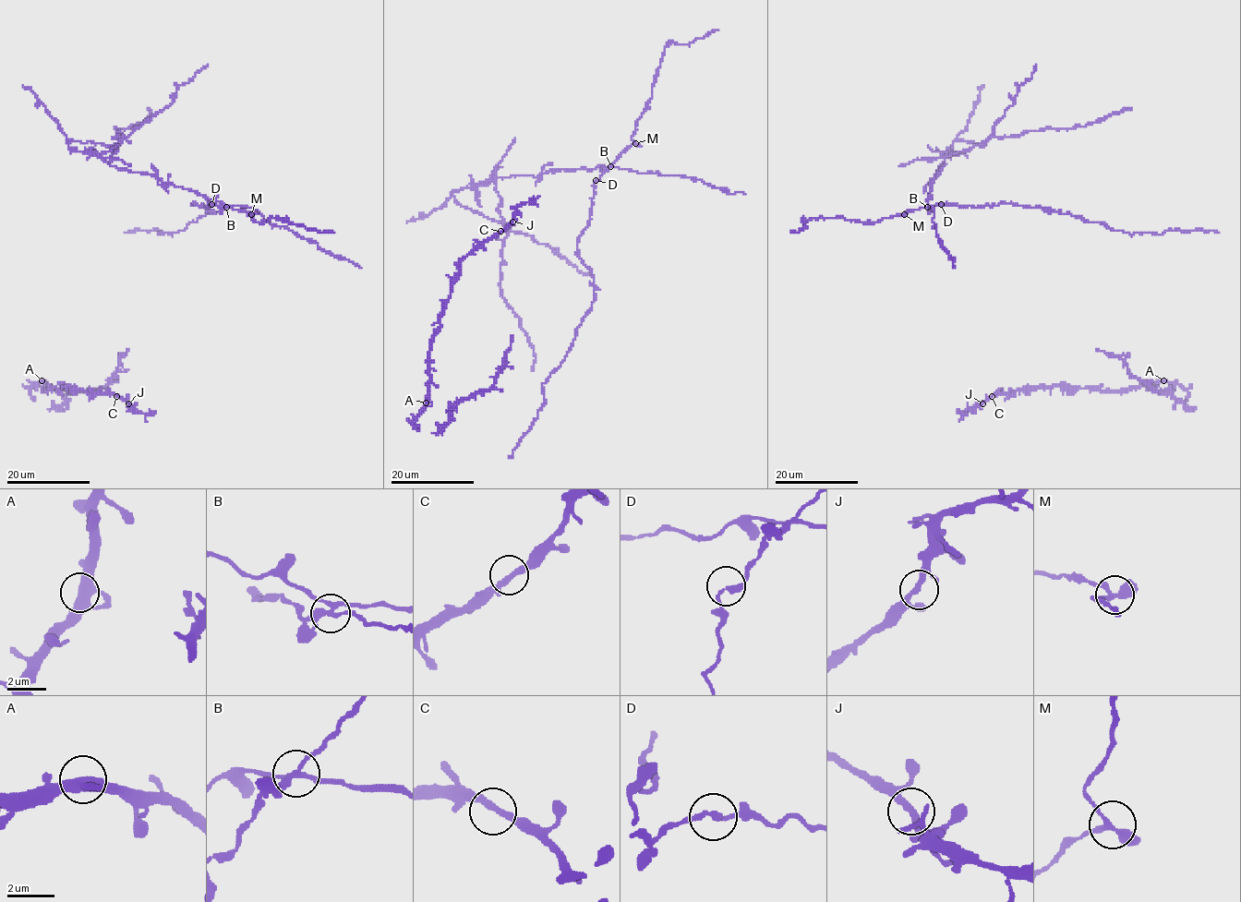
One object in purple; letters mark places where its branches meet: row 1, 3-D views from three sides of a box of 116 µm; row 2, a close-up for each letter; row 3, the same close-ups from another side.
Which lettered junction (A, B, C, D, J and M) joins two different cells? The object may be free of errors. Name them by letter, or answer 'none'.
B

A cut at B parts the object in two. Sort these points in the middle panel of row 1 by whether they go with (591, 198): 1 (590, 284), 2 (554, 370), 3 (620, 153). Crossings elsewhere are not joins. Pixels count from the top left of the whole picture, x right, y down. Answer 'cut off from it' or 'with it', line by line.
1: with it
2: with it
3: with it

